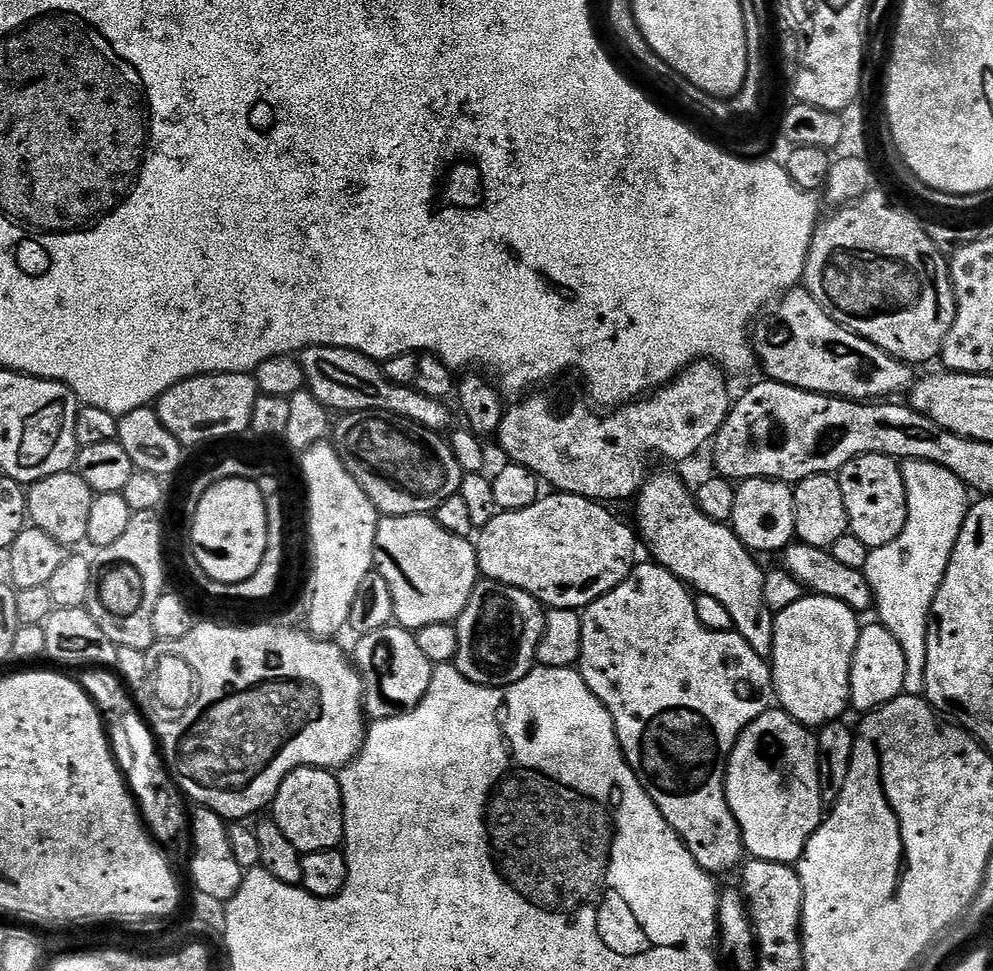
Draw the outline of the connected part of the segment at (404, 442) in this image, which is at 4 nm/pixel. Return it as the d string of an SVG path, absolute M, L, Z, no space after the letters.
M389 412L343 413L331 429L330 443L381 517L435 513L446 498L459 493L465 478L454 450L441 433Z

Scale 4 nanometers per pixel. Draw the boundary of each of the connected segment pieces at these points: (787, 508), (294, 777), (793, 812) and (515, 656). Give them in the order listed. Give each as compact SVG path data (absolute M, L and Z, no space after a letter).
M746 480L737 487L730 527L753 553L776 554L793 543L796 527L792 493L789 485L778 480Z
M296 768L282 782L270 805L278 830L302 854L339 849L344 843L344 803L339 779L327 768Z
M783 710L763 712L738 738L734 750L729 754L724 789L728 805L744 839L745 853L753 860L799 865L808 839L817 832L826 815L826 805L820 796L818 782L816 736Z
M477 579L474 590L470 594L470 602L466 602L460 619L454 624L458 634L458 654L454 661L457 670L470 682L487 688L510 686L526 678L526 674L531 672L536 664L538 642L542 638L544 629L544 614L545 609L540 601L535 600L529 592L500 584L497 580Z

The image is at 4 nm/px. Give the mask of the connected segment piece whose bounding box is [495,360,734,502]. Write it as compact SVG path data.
M695 360L651 398L641 399L640 408L632 406L627 410L612 410L604 414L608 416L595 416L590 409L580 404L567 404L552 396L528 394L516 402L521 404L513 408L511 405L505 411L495 439L500 440L500 448L508 455L507 459L511 463L526 466L541 481L548 483L549 480L556 492L569 492L597 502L631 501L640 495L641 488L649 479L648 455L661 456L664 460L688 460L695 452L703 448L705 451L715 440L734 403L734 396L728 393L727 379L729 377L720 365L711 360Z

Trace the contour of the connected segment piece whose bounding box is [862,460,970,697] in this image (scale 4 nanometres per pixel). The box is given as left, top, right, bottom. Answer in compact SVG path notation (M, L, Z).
M906 460L900 464L900 473L908 495L908 524L902 526L902 534L894 542L869 551L862 571L872 591L874 612L880 615L879 623L894 634L898 646L902 646L902 654L906 654L904 692L923 697L928 619L946 566L950 566L958 534L962 534L962 522L966 522L970 489L946 466L934 462Z

